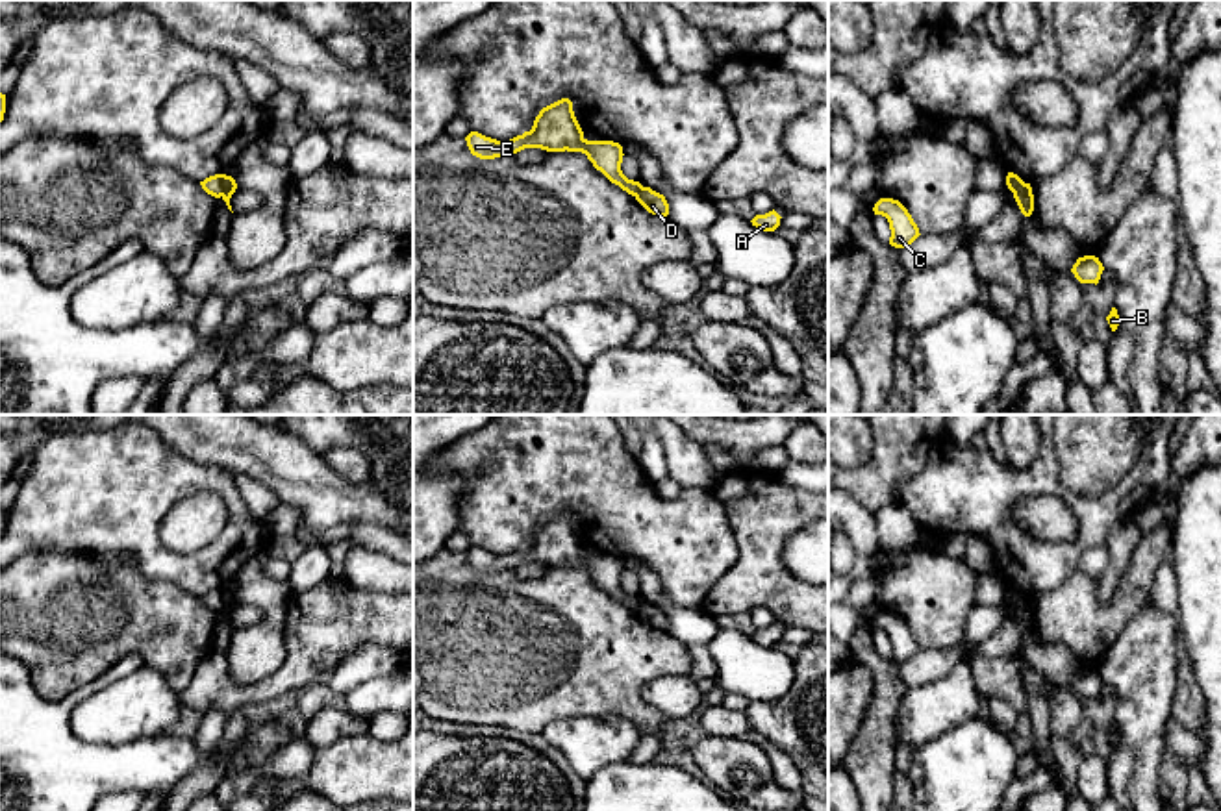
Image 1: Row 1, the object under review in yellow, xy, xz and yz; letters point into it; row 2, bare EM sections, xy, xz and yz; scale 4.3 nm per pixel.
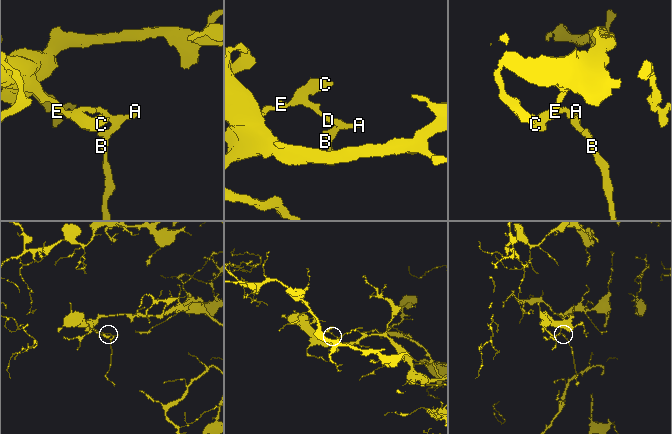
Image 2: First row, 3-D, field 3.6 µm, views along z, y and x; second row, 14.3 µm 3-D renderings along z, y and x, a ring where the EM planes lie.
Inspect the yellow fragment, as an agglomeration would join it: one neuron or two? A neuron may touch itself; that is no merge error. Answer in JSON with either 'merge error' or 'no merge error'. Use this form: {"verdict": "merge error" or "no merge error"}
{"verdict": "merge error"}

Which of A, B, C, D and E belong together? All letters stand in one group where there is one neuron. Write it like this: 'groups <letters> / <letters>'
groups A B D / C E

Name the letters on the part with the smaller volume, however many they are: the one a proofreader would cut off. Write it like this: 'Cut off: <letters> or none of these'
Cut off: A, B, D

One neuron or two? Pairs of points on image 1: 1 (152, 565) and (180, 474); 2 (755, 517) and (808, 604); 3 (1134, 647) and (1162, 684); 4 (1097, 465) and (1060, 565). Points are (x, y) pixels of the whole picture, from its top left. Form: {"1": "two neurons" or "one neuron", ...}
{"1": "one neuron", "2": "one neuron", "3": "one neuron", "4": "two neurons"}

